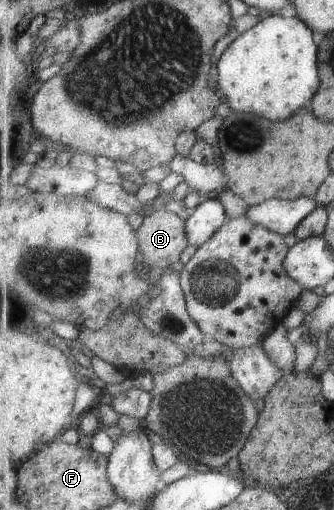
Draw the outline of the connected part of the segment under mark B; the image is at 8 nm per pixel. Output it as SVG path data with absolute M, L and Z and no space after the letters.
M163 207L145 216L136 234L143 260L147 265L162 270L169 269L173 262L179 262L188 245L186 220Z

